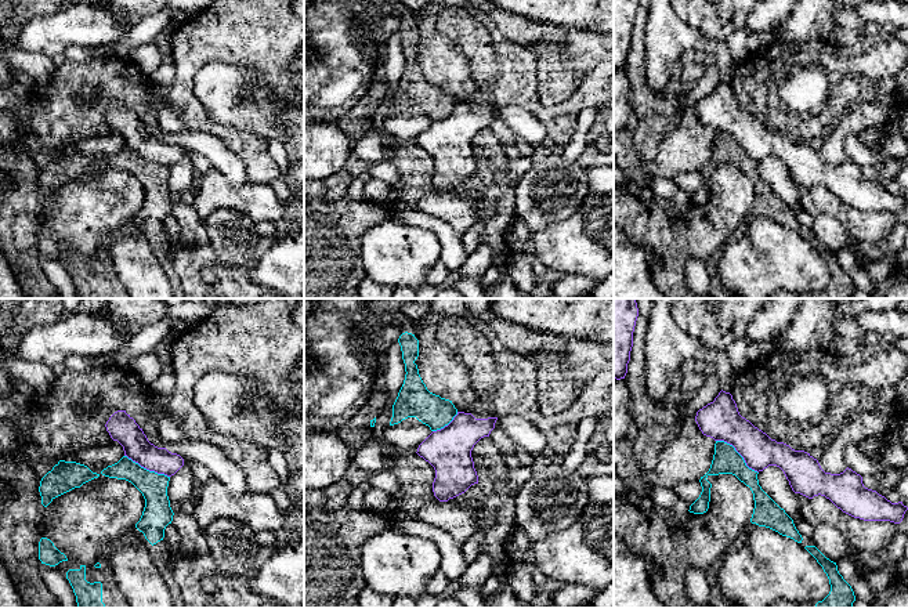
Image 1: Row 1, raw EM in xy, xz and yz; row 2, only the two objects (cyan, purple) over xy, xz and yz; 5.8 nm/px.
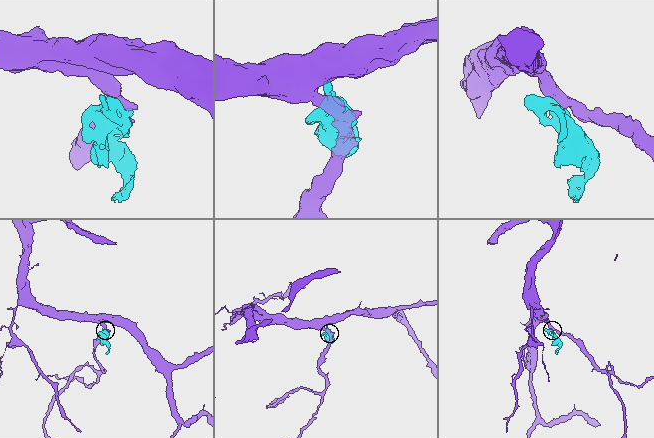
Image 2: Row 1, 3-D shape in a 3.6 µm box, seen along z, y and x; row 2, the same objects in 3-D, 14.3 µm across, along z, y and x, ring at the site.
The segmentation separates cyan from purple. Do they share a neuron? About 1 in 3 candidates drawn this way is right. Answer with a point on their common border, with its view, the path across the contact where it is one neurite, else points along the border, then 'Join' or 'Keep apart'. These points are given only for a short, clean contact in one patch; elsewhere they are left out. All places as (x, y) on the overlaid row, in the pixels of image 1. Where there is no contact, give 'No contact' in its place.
Touches cyan at yz (738, 453). Boundary: yz (716, 440), (729, 442), (744, 462), (758, 473). Keep apart

